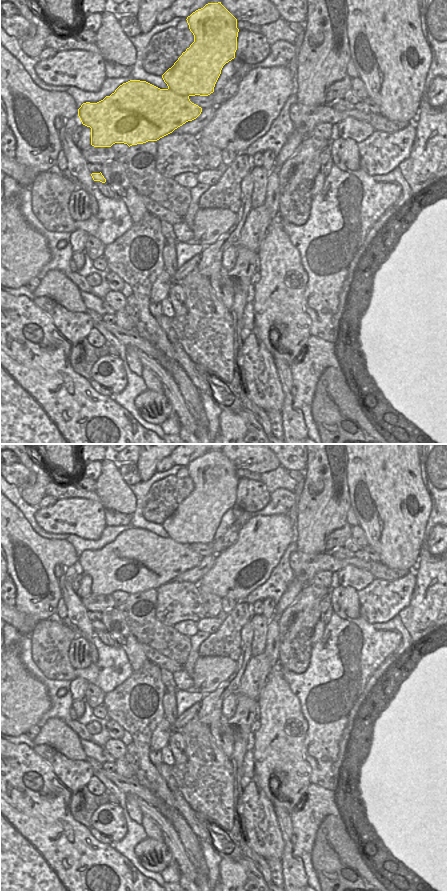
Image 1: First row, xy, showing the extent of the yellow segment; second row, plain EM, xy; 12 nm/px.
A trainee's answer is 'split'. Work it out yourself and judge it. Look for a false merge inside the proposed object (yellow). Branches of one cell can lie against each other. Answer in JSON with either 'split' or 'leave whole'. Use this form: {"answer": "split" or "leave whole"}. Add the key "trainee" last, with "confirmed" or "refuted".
{"answer": "leave whole", "trainee": "refuted"}

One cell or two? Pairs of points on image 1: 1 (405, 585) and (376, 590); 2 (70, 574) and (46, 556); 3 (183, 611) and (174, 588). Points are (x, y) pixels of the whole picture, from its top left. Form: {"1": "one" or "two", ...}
{"1": "one", "2": "two", "3": "one"}

